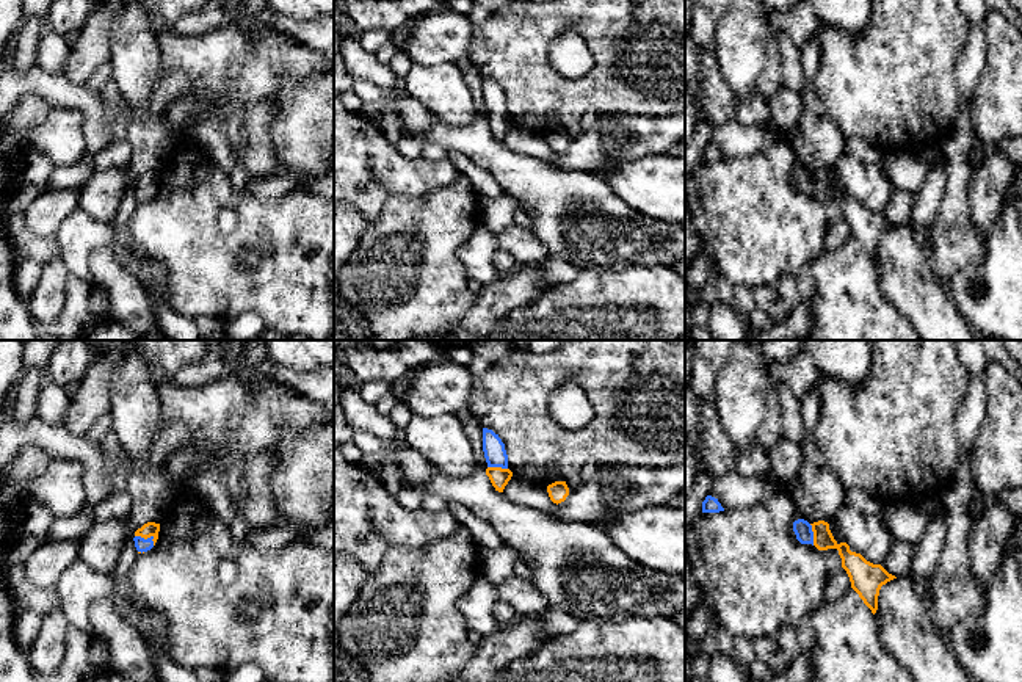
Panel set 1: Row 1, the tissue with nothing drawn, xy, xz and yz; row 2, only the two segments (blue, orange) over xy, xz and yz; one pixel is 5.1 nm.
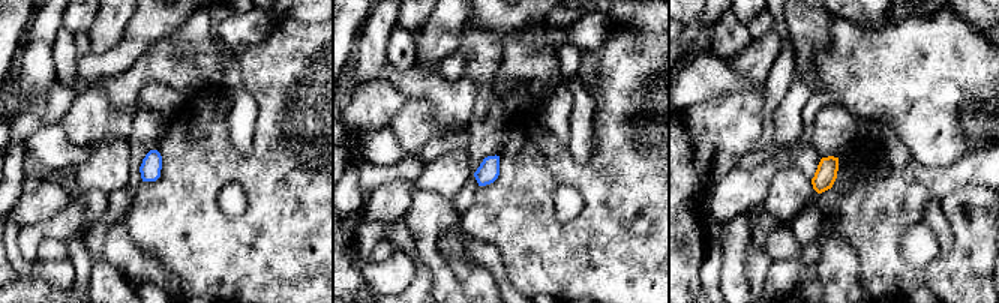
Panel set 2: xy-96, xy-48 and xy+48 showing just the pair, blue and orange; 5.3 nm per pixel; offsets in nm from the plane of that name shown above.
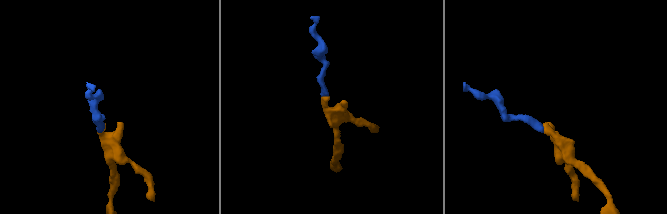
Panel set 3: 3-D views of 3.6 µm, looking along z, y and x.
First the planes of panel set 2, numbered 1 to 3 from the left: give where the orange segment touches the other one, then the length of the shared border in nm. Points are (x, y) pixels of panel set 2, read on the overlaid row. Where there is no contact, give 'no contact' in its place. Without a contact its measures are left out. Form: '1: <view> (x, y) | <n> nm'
1: no contact
2: no contact
3: no contact

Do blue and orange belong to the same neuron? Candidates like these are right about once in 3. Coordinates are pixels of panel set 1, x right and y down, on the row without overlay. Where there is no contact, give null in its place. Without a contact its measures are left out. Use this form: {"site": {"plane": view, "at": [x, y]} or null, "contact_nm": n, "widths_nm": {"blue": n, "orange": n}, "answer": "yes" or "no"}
{"site": {"plane": "xy", "at": [148, 187]}, "contact_nm": 120, "widths_nm": {"blue": 70, "orange": 80}, "answer": "yes"}

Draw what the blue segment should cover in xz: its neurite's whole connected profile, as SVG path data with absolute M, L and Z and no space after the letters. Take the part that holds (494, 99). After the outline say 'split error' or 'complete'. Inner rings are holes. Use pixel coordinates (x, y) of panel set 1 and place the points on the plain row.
M483 77L483 100L487 111L486 124L495 140L503 141L513 125L513 121L508 118L505 93L498 83L487 77Z | split error

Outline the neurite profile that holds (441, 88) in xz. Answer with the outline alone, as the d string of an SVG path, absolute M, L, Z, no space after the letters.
M412 63L401 85L409 97L420 100L448 127L462 129L480 118L462 71L455 63L437 66Z

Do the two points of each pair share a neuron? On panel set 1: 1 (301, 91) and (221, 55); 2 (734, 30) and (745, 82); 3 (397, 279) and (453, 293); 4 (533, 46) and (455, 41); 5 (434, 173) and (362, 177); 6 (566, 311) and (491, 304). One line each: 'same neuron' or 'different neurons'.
1: different neurons
2: same neuron
3: same neuron
4: different neurons
5: same neuron
6: different neurons

